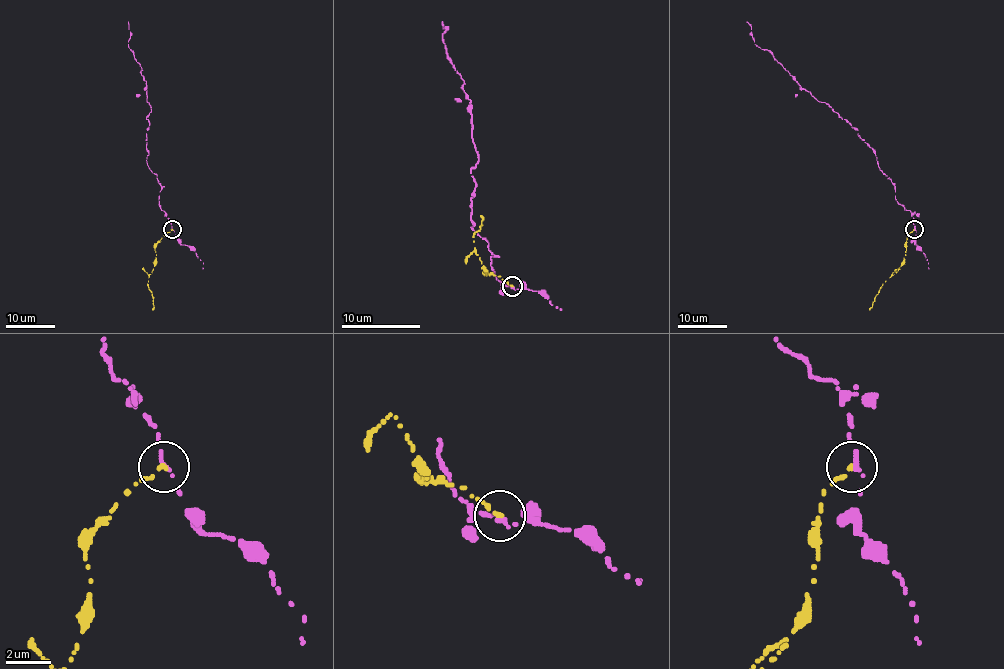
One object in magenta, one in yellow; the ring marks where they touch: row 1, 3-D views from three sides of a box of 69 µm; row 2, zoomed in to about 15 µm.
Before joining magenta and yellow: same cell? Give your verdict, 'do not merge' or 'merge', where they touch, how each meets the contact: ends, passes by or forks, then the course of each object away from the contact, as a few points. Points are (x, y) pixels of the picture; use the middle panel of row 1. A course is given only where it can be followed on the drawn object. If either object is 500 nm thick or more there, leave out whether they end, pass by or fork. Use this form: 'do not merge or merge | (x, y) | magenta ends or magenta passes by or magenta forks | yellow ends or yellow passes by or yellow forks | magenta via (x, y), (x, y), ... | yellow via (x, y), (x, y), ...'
do not merge | (512, 286) | magenta ends | yellow ends | magenta via (512, 287), (495, 276), (495, 256), (471, 226), (471, 169), (479, 160), (471, 101), (445, 53), (442, 22) | yellow via (512, 285), (499, 276), (485, 274), (475, 252), (473, 236), (481, 228), (481, 215)

